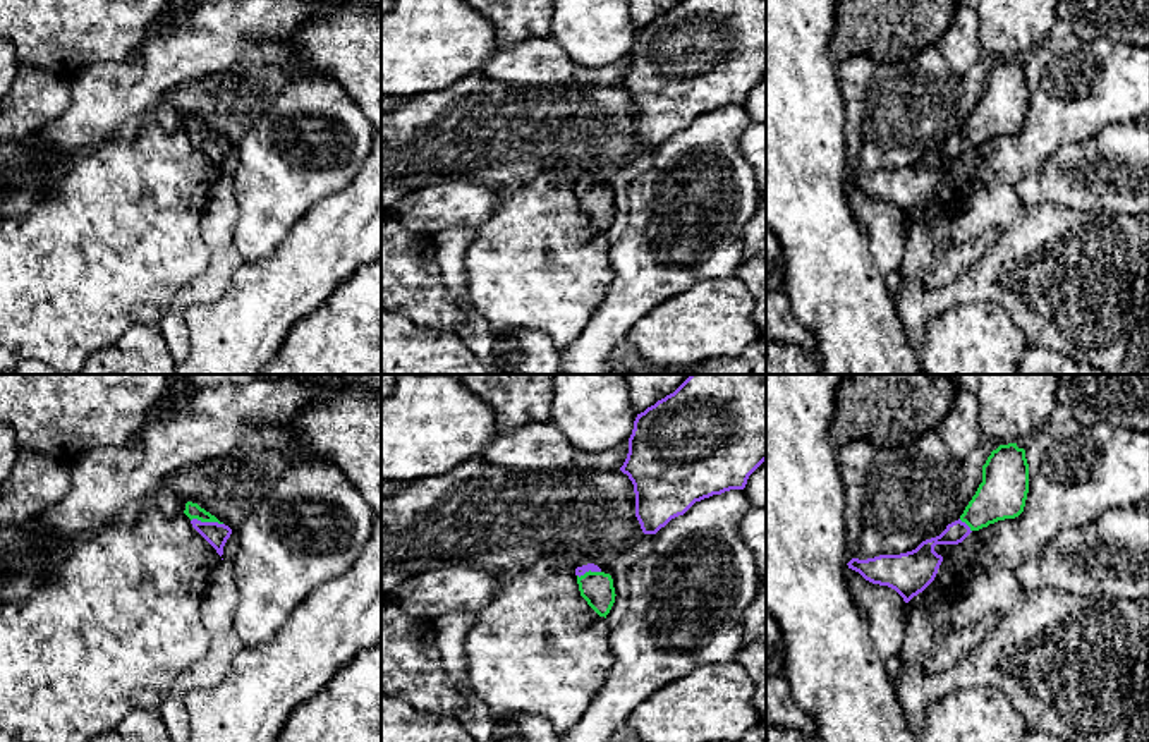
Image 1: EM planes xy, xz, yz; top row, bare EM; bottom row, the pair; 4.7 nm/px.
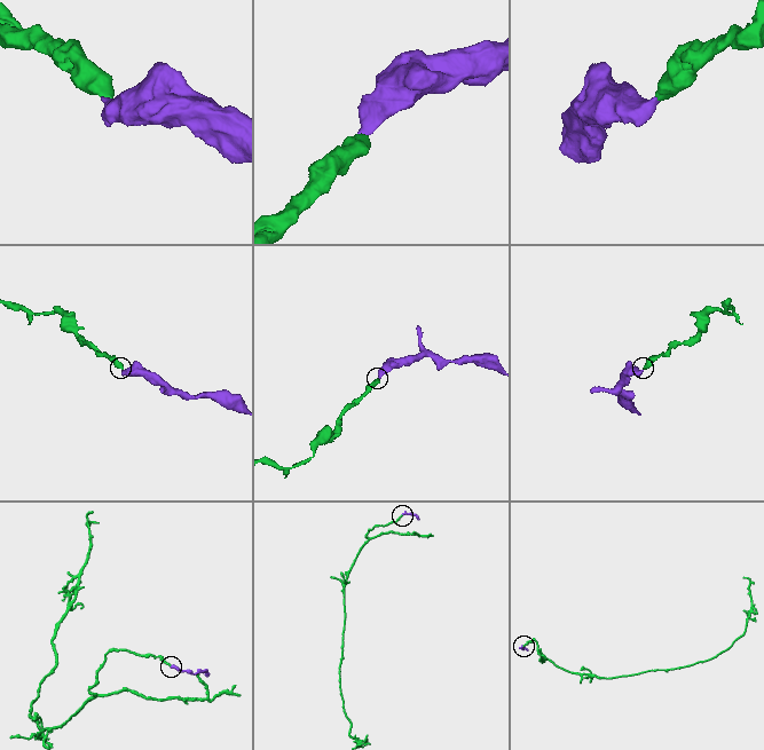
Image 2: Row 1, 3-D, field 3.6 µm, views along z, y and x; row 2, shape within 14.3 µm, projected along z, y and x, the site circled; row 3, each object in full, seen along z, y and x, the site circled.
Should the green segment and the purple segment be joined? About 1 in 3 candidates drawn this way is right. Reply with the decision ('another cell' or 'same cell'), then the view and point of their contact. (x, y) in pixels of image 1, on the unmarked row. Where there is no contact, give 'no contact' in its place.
same cell; contact xy (206, 136)

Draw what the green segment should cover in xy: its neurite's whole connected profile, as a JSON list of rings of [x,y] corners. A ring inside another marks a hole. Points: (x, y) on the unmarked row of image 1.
[[[187,117],[184,129],[191,134],[192,143],[223,170],[223,161],[232,149],[232,144],[220,137],[215,131],[201,124],[198,119]]]

